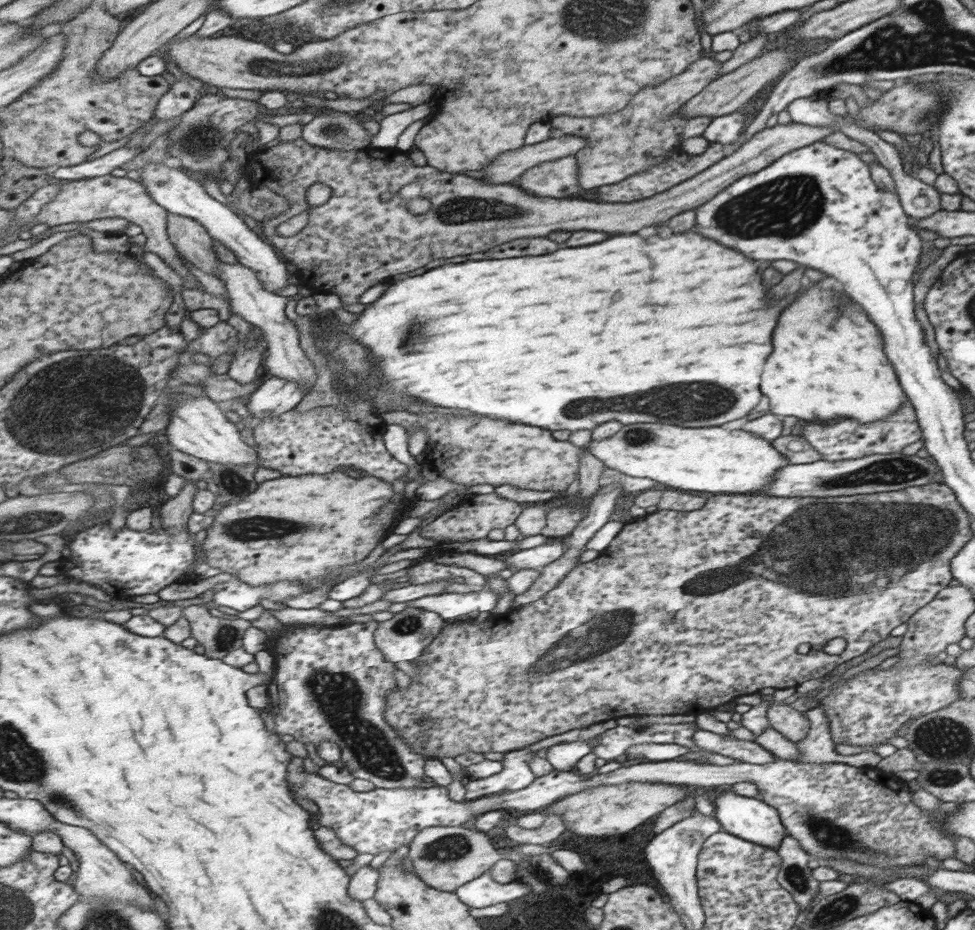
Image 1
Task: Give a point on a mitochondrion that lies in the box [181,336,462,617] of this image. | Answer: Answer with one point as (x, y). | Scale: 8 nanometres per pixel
(257, 527)

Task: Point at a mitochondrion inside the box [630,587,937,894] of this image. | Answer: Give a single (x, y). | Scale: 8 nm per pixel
(831, 835)

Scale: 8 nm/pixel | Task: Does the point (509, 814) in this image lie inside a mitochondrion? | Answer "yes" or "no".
no

